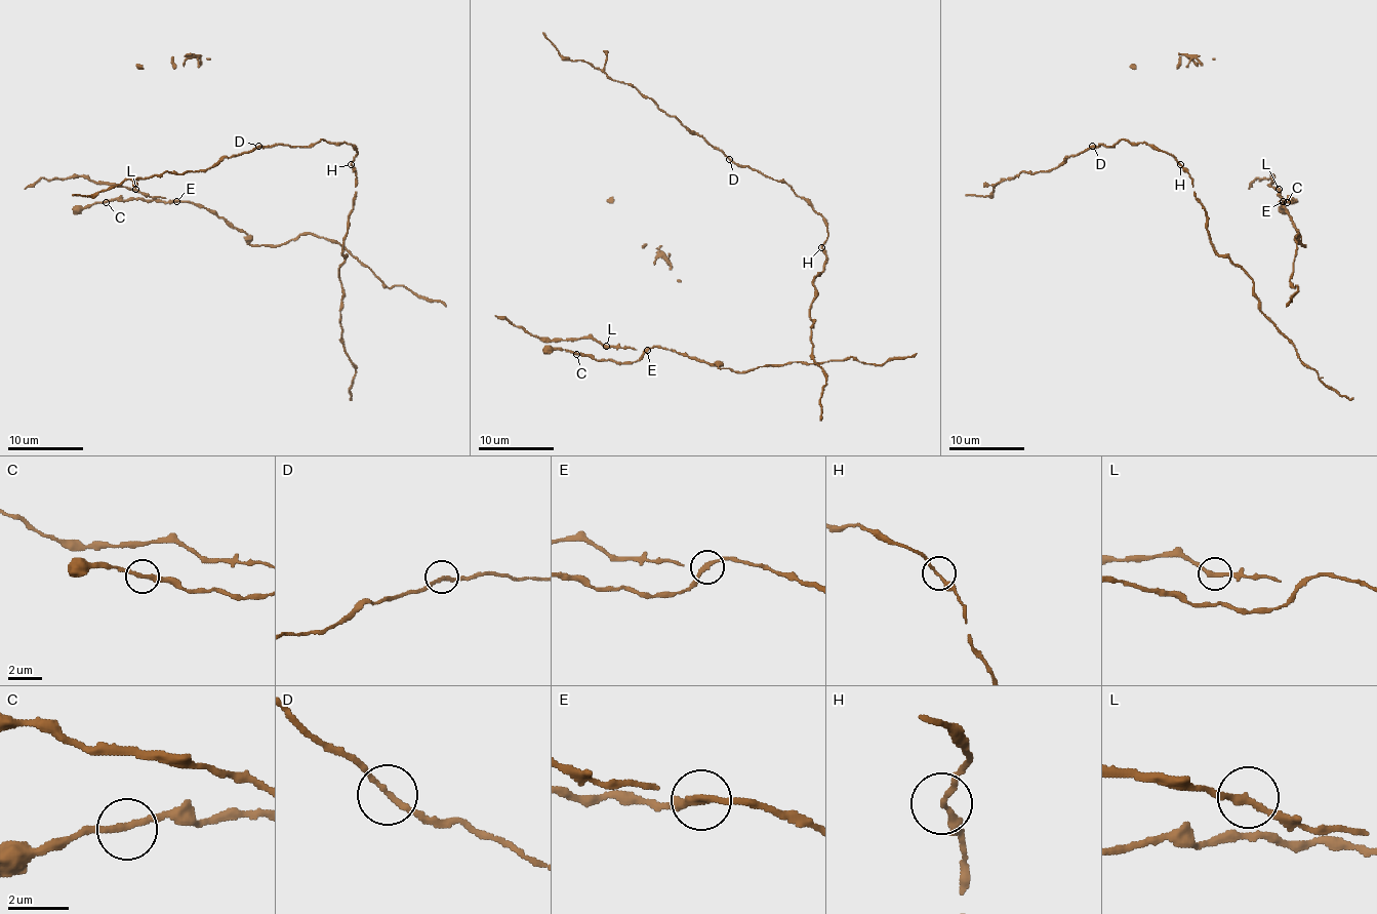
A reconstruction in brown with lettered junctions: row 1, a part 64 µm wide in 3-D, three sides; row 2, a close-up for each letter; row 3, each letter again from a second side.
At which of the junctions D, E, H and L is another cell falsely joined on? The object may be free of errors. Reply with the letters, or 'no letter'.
E

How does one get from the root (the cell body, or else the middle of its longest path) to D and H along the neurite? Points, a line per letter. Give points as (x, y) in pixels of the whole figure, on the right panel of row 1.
D: (1213, 245), (1207, 215), (1195, 193), (1192, 177), (1171, 155), (1126, 140), (1115, 146), (1092, 146)
H: (1213, 245), (1207, 231), (1207, 215), (1195, 193), (1190, 173), (1181, 164)

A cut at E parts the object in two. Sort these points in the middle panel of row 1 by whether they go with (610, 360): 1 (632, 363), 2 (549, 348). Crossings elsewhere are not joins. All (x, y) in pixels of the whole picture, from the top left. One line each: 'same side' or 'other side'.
1: same side
2: same side

